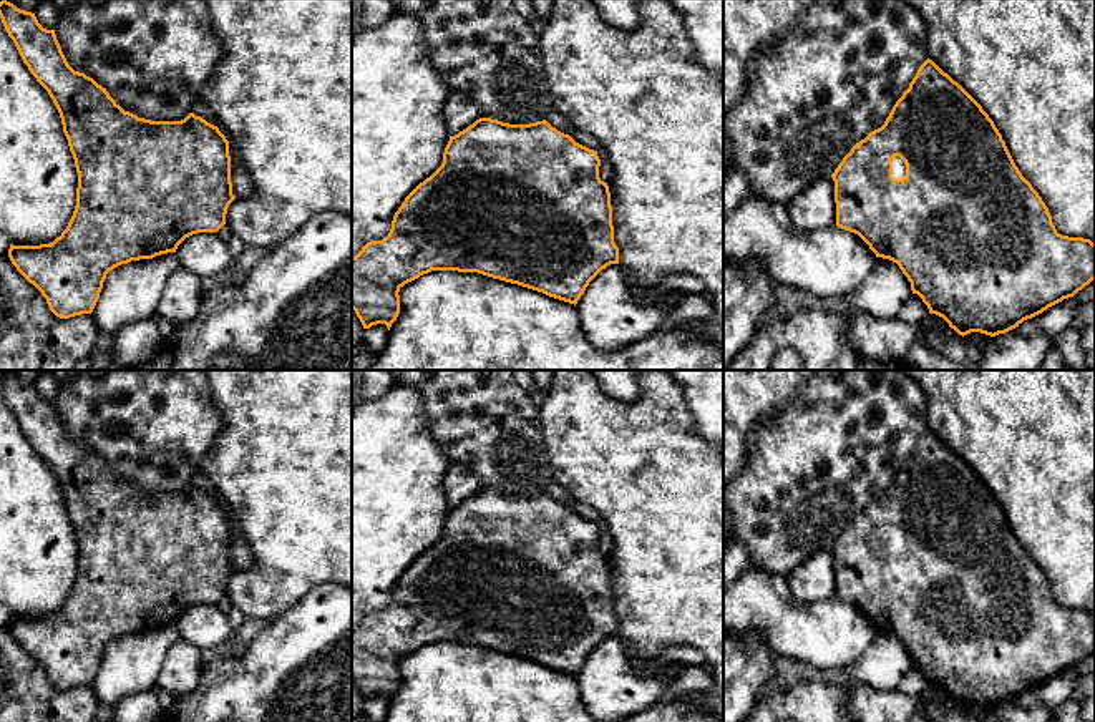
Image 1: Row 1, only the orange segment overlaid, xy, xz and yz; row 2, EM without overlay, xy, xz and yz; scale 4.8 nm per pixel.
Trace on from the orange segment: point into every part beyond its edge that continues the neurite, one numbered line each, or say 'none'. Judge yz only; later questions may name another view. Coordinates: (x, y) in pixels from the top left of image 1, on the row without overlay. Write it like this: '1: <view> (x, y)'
1: yz (898, 536)

